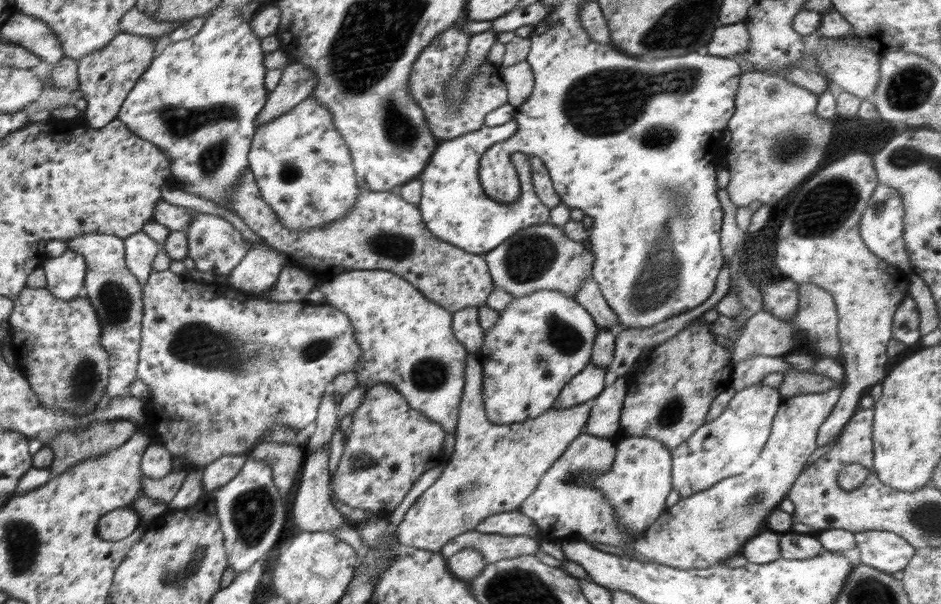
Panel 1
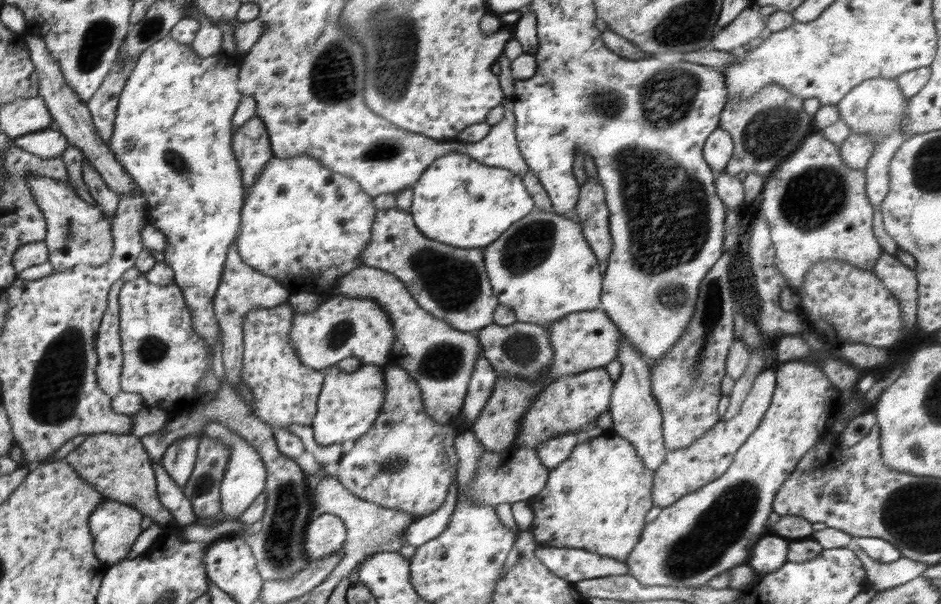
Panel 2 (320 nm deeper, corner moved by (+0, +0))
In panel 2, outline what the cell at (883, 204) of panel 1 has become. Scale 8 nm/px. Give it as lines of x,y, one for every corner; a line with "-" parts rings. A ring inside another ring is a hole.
870,78
852,88
852,91
845,94
844,99
836,105
840,111
840,120
850,127
852,134
870,135
872,141
876,143
876,148
864,168
866,194
874,211
881,210
884,197
889,191
890,161
907,140
901,127
902,117
906,111
906,102
907,100
902,96
894,79

